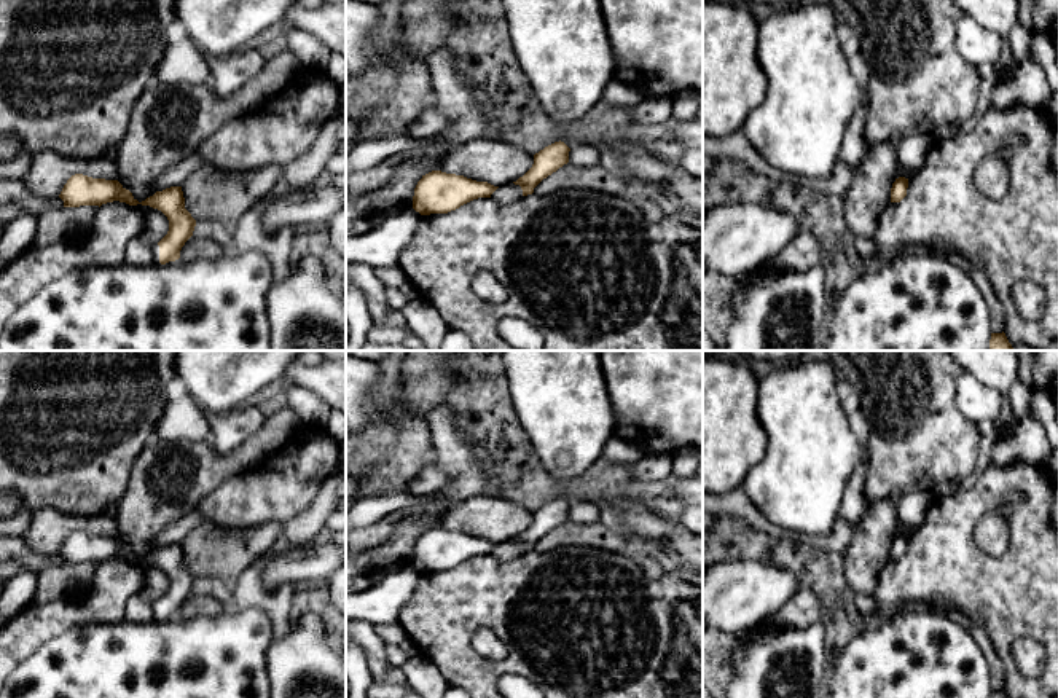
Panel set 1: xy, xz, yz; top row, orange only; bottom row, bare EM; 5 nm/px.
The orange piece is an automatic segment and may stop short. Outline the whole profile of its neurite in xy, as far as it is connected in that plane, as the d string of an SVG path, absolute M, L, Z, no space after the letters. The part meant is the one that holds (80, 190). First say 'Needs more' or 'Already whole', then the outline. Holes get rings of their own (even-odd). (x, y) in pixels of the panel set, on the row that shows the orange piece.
Needs more. M75 174L64 185L59 198L64 201L64 207L100 207L102 204L120 201L129 206L142 204L161 210L169 220L169 231L151 247L153 263L166 265L178 260L182 247L193 236L196 226L196 220L185 209L182 186L156 191L153 196L139 202L118 180Z

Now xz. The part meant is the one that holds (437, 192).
Already whole. M432 171L414 188L413 209L421 215L448 214L473 199L491 198L497 188L488 182Z

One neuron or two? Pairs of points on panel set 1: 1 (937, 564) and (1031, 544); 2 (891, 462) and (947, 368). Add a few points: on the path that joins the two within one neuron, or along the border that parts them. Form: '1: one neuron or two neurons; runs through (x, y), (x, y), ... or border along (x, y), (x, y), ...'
1: one neuron; runs through (961, 566), (1007, 566)
2: one neuron; runs through (915, 439), (916, 415), (932, 400), (934, 392)

